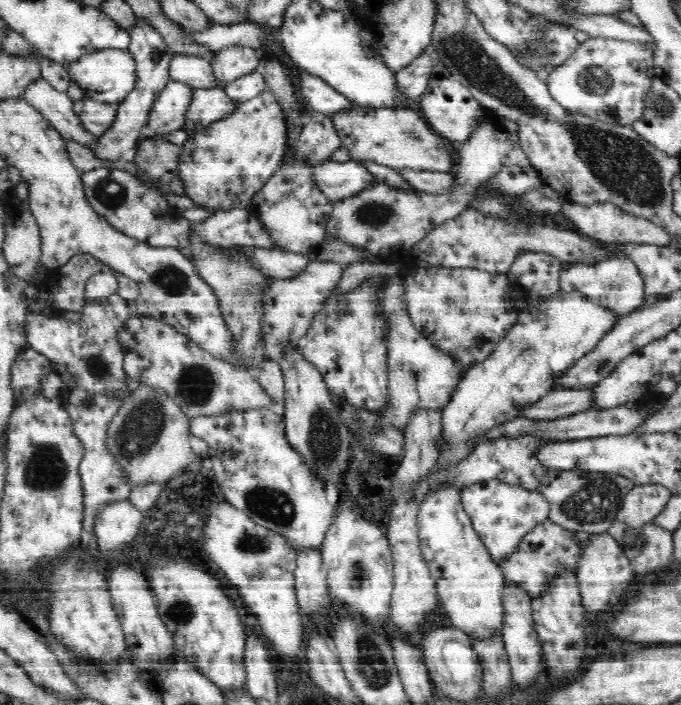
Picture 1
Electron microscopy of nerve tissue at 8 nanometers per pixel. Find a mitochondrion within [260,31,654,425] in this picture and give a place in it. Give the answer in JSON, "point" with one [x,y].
{"point":[594,81]}

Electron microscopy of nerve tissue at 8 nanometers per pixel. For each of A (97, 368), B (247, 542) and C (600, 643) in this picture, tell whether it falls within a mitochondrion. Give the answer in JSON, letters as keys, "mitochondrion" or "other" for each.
{"A":"mitochondrion","B":"mitochondrion","C":"other"}

